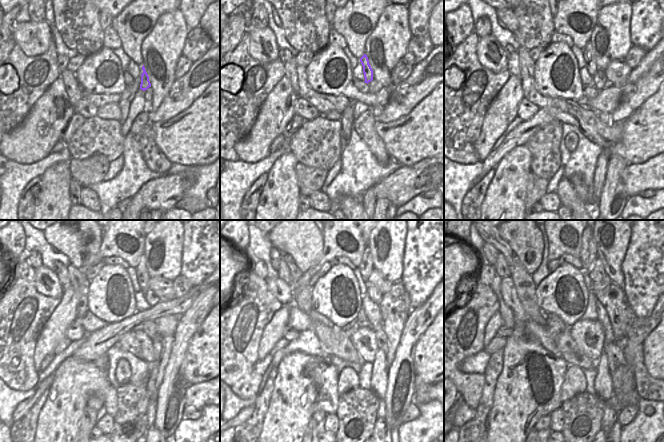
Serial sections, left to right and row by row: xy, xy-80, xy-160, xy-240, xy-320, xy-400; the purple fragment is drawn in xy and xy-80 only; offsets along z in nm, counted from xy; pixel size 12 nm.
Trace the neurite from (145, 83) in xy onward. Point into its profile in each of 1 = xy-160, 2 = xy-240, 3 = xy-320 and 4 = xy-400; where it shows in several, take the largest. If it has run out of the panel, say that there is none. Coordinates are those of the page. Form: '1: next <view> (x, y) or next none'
1: next xy-160 (588, 52)
2: next xy-240 (142, 275)
3: next xy-320 (366, 268)
4: next xy-400 (592, 257)

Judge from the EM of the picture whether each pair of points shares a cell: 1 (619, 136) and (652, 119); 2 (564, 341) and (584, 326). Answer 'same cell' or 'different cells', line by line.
1: same cell
2: different cells

